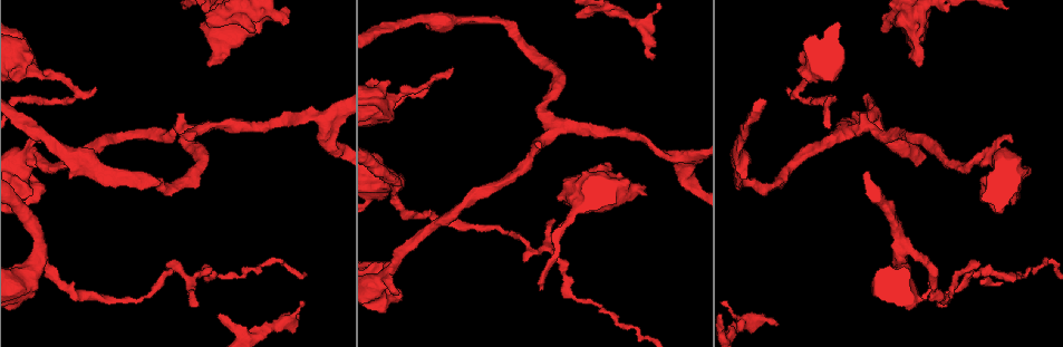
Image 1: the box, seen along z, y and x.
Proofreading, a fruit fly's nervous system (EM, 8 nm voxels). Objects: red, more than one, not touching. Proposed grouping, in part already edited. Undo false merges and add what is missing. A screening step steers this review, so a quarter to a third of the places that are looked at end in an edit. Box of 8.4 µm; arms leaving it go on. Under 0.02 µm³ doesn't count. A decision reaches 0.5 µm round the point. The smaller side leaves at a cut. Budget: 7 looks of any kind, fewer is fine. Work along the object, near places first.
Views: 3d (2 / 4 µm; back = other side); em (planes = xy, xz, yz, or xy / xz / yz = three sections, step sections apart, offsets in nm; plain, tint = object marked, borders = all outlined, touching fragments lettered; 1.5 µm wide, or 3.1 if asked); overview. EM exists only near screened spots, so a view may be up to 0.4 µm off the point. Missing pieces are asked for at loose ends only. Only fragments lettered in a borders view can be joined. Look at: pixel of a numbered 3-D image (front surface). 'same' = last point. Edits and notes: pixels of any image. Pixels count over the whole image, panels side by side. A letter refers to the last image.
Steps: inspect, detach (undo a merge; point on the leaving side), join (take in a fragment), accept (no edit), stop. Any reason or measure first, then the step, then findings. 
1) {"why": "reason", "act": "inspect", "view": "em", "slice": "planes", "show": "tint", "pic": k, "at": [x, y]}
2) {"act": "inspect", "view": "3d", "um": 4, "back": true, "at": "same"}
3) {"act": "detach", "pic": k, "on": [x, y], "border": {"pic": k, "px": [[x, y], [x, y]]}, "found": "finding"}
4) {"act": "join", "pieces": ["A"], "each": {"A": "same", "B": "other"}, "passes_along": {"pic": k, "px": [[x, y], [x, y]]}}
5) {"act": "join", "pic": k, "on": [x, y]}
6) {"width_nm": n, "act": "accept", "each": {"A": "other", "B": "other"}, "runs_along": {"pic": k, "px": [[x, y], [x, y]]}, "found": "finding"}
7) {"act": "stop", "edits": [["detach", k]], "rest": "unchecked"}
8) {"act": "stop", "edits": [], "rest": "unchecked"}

{"why": "tapers out", "act": "inspect", "view": "em", "slice": "planes", "show": "borders", "pic": 1, "at": [772, 324]}

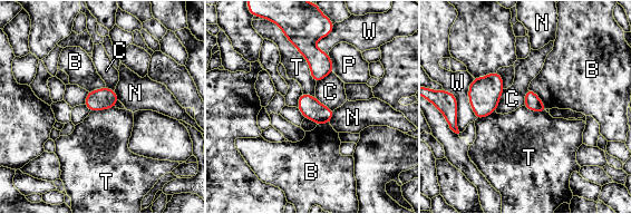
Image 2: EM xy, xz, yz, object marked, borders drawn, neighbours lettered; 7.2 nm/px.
{"width_nm": 120, "longest_contact_nm": ["T", 420], "act": "accept", "each": {"B": "other", "C": "other", "N": "other", "P": "other", "T": "other", "W": "other"}, "found": "no lettered fragment goes on from it"}

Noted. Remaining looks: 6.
{"why": "branch stops here", "act": "inspect", "view": "3d", "um": 2, "pic": 1, "at": [206, 64]}

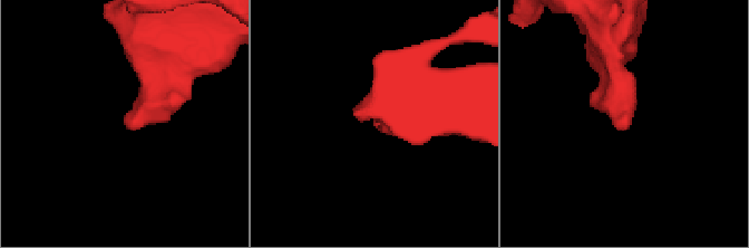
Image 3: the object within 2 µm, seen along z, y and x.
{"act": "inspect", "view": "em", "slice": "planes", "show": "borders", "pic": 3, "at": [124, 120]}

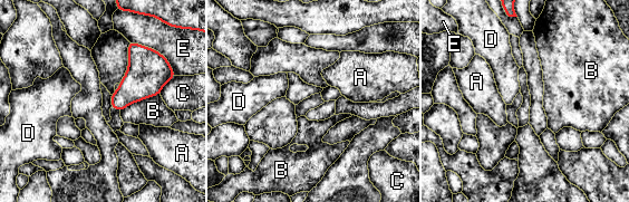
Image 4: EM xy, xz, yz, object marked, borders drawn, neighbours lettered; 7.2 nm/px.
{"act": "accept", "each": {"A": "other", "B": "other", "C": "other", "D": "other", "E": "other"}, "found": "none of them fits"}

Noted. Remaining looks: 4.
{"act": "inspect", "view": "3d", "um": 4, "pic": 1, "at": [796, 94]}

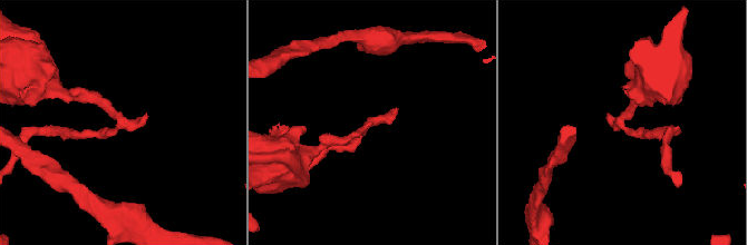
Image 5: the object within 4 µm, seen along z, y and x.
{"act": "inspect", "view": "em", "slice": "yz", "step": 4, "show": "tint", "pic": 5, "at": [119, 126]}

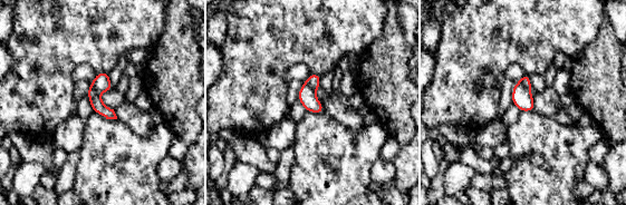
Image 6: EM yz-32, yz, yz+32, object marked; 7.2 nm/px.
{"act": "inspect", "view": "em", "slice": "planes", "show": "borders", "at": "same"}

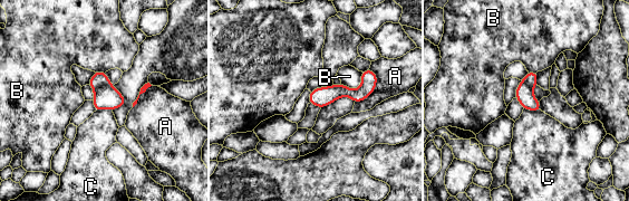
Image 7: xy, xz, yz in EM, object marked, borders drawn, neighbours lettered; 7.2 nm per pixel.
{"act": "detach", "pic": 7, "on": [99, 78], "each": {"A": "other", "B": "other", "C": "other"}, "border": {"pic": 7, "px": [[109, 84], [102, 85], [95, 91]]}, "found": "a second neuron is stuck on"}

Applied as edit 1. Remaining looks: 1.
{"act": "stop", "edits": [["detach", 7]], "rest": "unchecked"}

